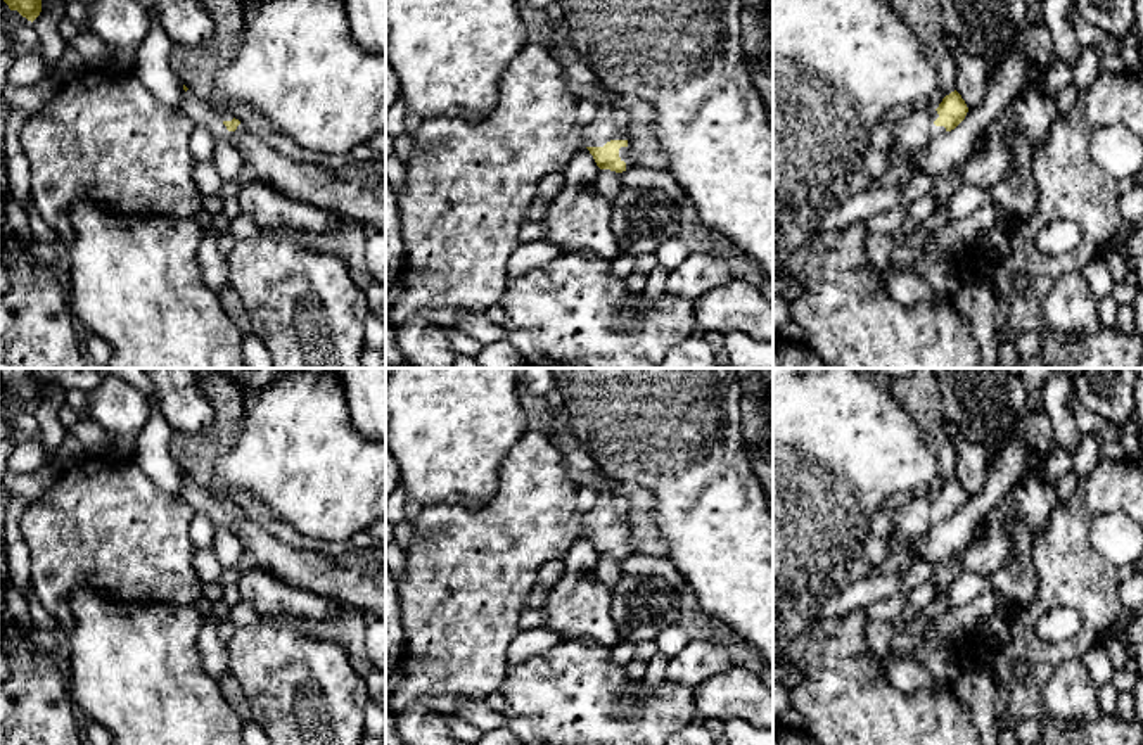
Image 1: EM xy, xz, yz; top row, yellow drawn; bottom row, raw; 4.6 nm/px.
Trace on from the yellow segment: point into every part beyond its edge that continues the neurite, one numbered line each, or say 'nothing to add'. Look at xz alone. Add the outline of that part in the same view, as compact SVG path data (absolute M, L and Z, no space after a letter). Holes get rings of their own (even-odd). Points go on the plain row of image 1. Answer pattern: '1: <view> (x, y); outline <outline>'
1: xz (611, 510); outline M602 494L595 506L581 515L579 536L603 534L610 527L628 527L633 505L621 494Z

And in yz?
1: yz (917, 517); outline M920 494L913 496L910 503L897 508L892 515L891 525L891 551L906 544L911 538L920 538L929 532L934 525L946 520L944 513L935 513L934 508L939 505L935 496Z

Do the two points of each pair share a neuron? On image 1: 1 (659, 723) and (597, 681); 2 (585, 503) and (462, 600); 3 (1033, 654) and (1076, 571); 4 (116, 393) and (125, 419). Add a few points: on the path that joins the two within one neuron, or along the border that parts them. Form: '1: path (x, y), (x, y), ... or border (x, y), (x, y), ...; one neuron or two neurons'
1: path (637, 726), (614, 726), (597, 709), (597, 704); one neuron
2: border (576, 488), (574, 510), (580, 515); two neurons
3: path (1028, 633), (1028, 617), (1055, 590); one neuron
4: path (116, 400), (121, 412); one neuron

